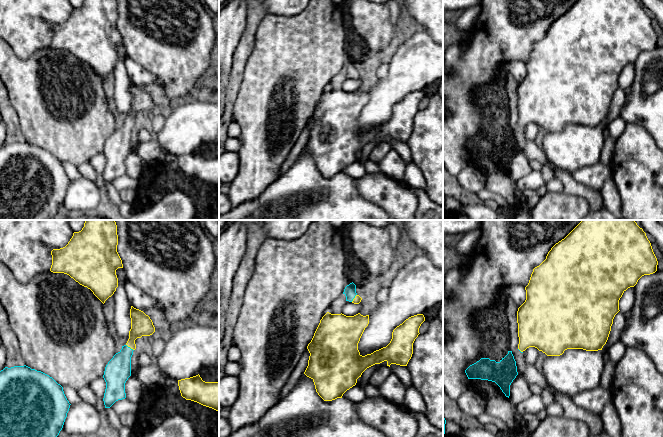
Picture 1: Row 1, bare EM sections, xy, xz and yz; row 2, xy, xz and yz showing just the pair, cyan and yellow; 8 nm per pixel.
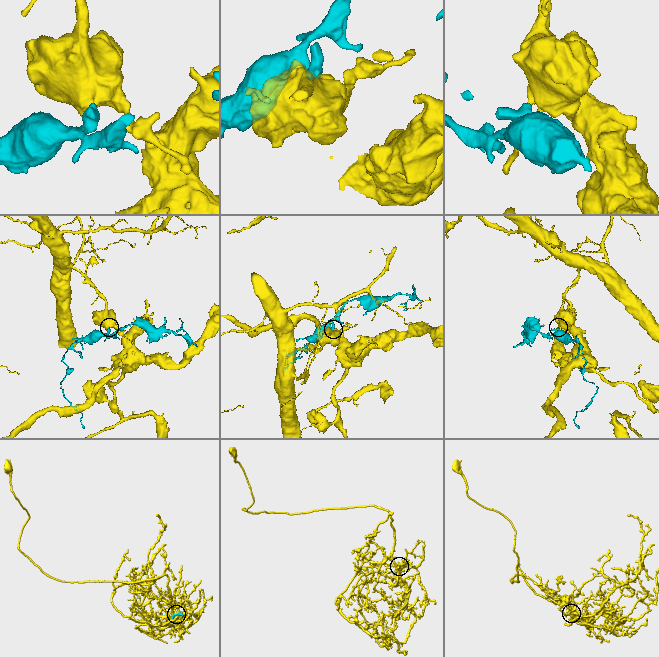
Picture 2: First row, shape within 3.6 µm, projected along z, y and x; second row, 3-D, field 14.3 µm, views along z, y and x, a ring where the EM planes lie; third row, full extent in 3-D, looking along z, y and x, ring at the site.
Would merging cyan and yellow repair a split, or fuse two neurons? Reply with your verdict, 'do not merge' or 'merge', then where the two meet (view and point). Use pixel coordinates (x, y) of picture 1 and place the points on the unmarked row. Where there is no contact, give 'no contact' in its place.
merge; meets cyan in xy at (129, 123)

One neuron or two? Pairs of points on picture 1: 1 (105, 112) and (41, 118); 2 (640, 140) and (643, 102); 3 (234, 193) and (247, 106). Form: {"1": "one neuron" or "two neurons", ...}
{"1": "one neuron", "2": "two neurons", "3": "one neuron"}

